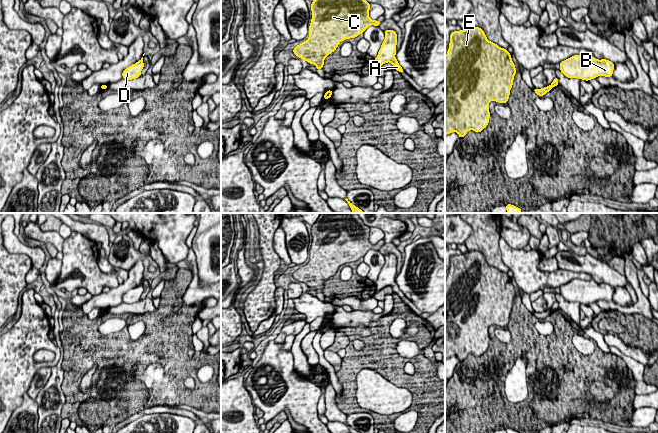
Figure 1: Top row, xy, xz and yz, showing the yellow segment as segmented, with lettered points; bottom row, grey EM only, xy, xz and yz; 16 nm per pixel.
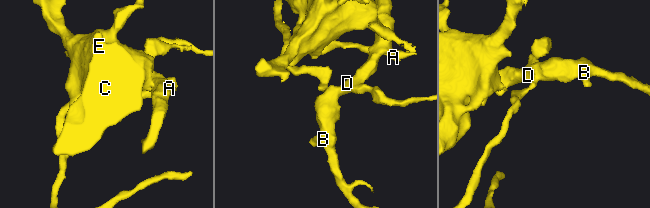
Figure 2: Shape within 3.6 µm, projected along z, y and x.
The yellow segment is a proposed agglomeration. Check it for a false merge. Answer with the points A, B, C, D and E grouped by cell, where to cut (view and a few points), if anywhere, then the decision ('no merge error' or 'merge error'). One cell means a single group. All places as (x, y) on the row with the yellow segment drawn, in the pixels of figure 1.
groups A B D / C E; cut xy (106, 85), (101, 88); merge error

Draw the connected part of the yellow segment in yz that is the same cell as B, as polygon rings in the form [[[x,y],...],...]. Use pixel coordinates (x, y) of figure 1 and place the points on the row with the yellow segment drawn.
[[[574,55],[560,62],[560,71],[568,78],[579,78],[589,81],[598,76],[611,77],[613,75],[614,63],[595,57]]]

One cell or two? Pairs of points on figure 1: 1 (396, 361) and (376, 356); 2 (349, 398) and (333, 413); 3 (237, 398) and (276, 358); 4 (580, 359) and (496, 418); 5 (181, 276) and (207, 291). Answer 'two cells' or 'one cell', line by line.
1: one cell
2: two cells
3: two cells
4: one cell
5: two cells

